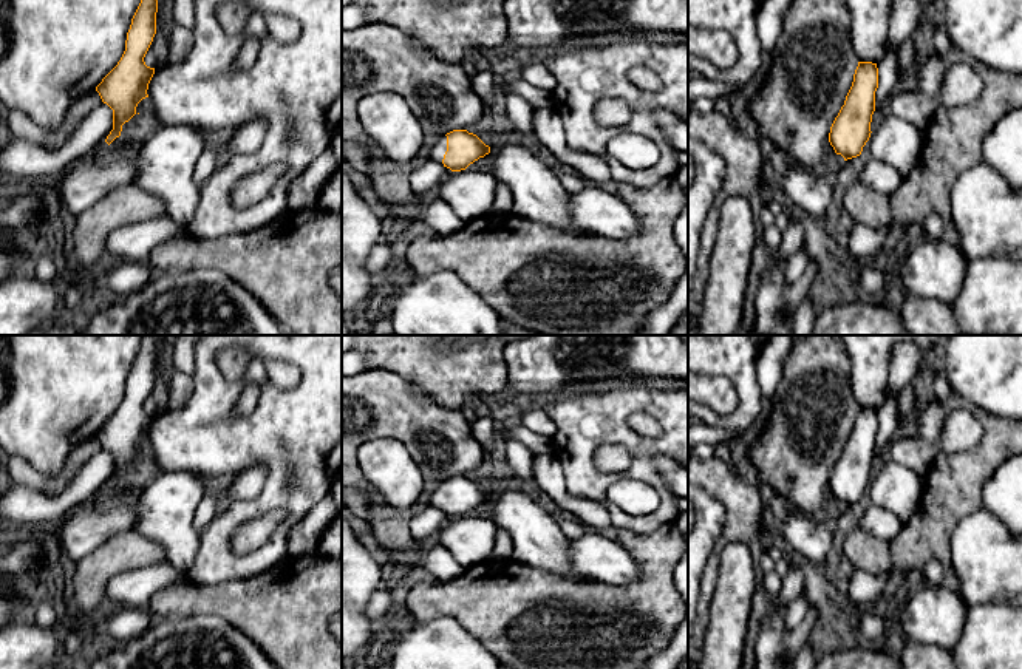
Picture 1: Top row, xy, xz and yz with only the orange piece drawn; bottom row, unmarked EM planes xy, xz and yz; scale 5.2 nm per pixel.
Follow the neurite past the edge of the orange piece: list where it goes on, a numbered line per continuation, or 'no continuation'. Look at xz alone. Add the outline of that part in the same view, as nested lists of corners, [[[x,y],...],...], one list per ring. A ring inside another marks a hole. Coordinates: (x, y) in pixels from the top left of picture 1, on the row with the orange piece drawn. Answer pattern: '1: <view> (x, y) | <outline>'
1: xz (439, 147) | [[[442,134],[442,136],[439,136],[438,141],[431,145],[430,161],[442,162],[445,151],[447,151],[447,136]]]

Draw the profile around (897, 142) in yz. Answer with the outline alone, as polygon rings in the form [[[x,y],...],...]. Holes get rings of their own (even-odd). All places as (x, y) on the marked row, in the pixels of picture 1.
[[[889,114],[870,133],[867,142],[872,158],[892,165],[901,176],[906,176],[918,161],[920,138],[920,130],[912,124]]]

